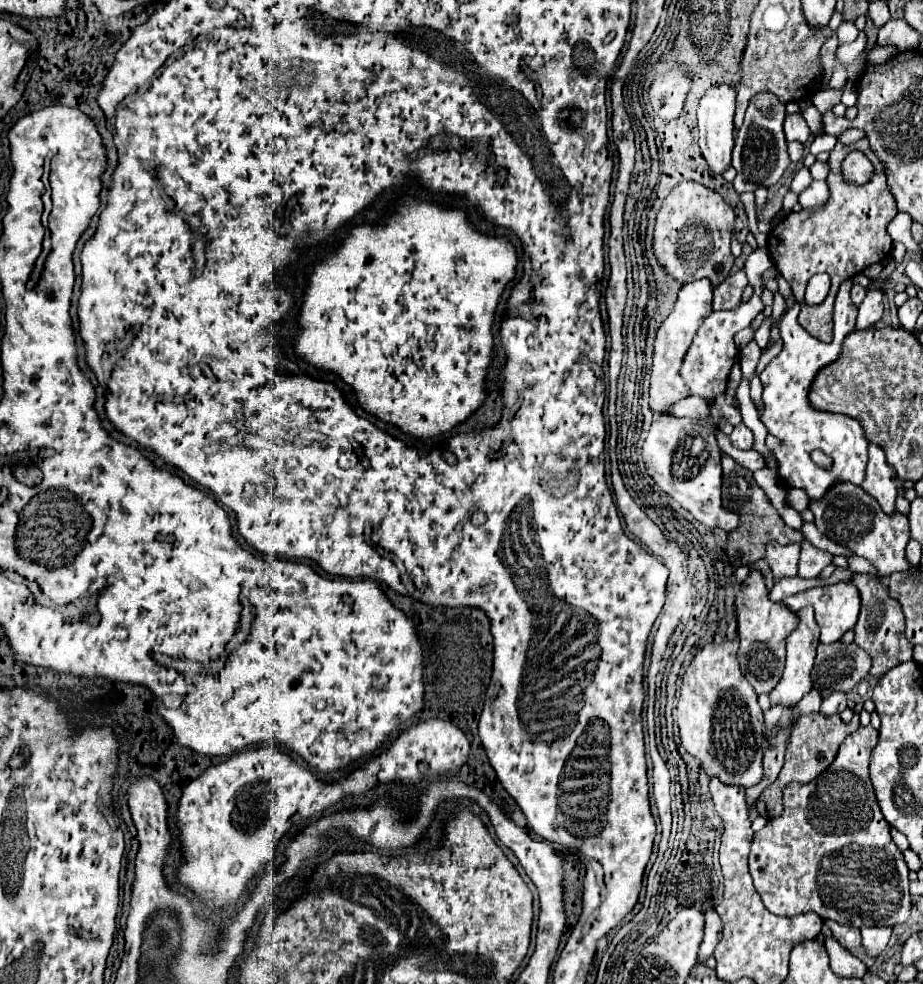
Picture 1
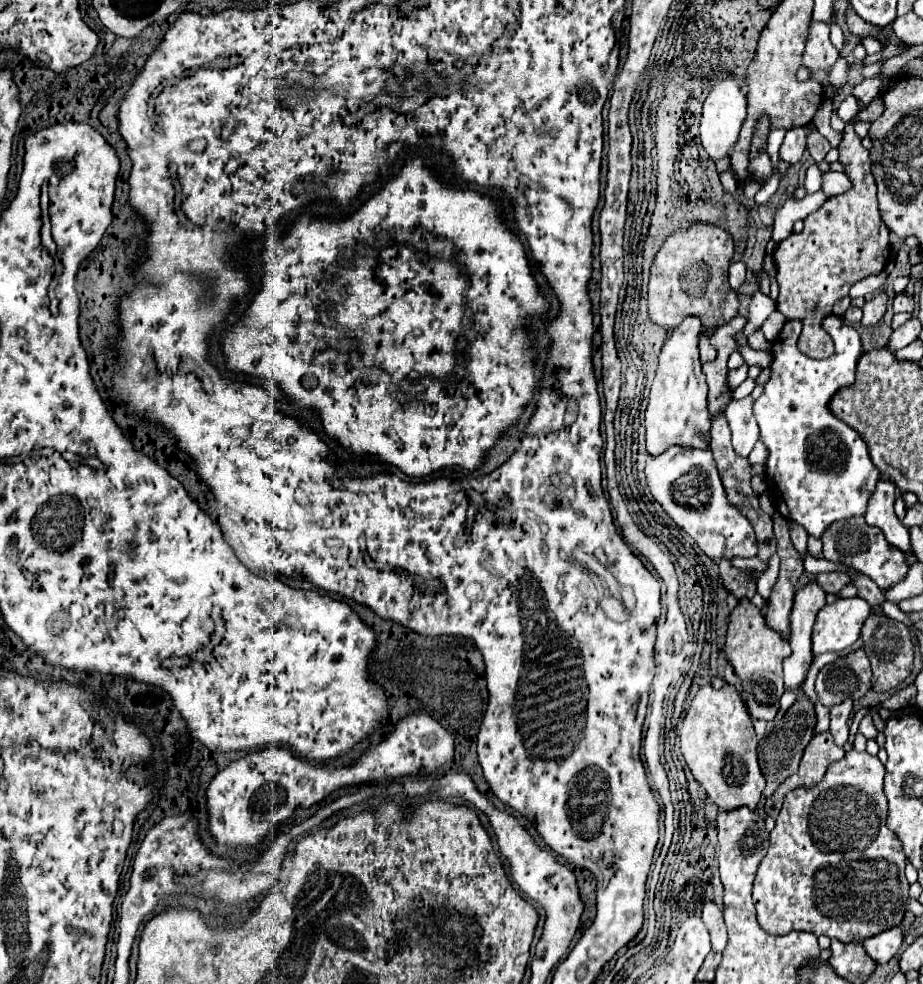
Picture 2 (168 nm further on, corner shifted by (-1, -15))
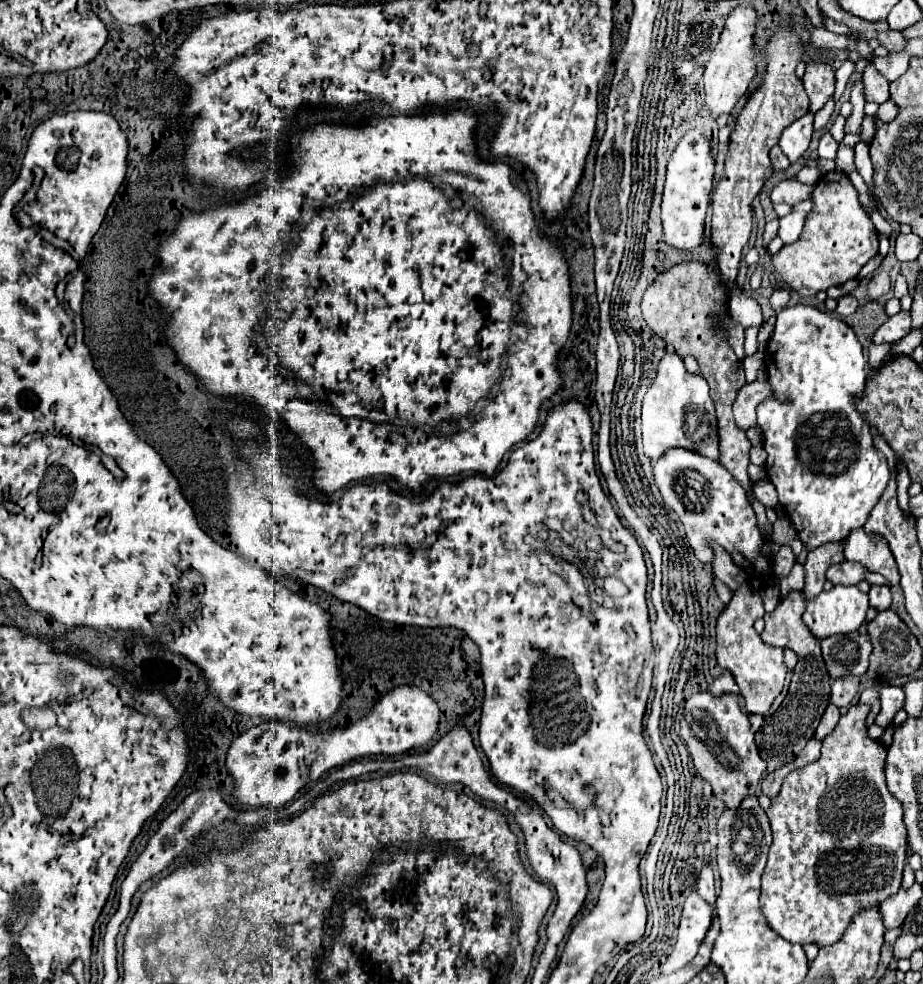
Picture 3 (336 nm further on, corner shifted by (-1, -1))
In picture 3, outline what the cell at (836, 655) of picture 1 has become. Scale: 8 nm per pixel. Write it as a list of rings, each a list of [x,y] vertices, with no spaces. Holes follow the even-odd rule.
[[[859,632],[829,636],[821,642],[821,648],[831,680],[843,676],[863,676],[873,650],[869,636]]]

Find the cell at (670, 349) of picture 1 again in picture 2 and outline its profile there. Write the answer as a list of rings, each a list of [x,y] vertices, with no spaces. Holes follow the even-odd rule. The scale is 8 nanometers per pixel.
[[[689,316],[675,328],[659,356],[657,376],[651,386],[649,404],[645,412],[645,428],[647,428],[647,452],[649,456],[659,456],[671,446],[689,446],[707,450],[709,444],[705,436],[711,428],[711,416],[707,410],[707,382],[701,372],[699,362],[699,328],[701,322],[695,316]]]

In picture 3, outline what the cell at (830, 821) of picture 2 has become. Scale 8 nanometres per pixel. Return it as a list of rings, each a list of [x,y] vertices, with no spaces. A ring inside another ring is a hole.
[[[849,706],[849,712],[841,716],[835,730],[825,736],[821,758],[793,770],[785,778],[781,794],[771,800],[771,808],[767,810],[773,844],[761,878],[759,904],[769,926],[789,942],[833,944],[843,936],[855,914],[885,902],[901,888],[907,850],[903,810],[901,802],[893,798],[885,786],[883,766],[887,748],[867,738],[865,716],[865,706]]]

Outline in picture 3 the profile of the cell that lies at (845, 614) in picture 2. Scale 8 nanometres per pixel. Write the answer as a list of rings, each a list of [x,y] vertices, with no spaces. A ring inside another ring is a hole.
[[[833,586],[829,592],[821,592],[811,602],[807,602],[803,622],[817,640],[823,640],[833,634],[855,632],[865,622],[867,608],[869,608],[869,598],[861,590],[857,590],[857,586]]]

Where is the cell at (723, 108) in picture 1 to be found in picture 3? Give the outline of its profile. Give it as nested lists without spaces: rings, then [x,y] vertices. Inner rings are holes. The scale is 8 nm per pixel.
[[[751,6],[735,8],[725,22],[721,40],[717,42],[715,50],[711,52],[703,82],[705,82],[705,104],[707,104],[713,120],[717,120],[721,114],[731,114],[735,104],[745,96],[747,86],[757,72],[757,58],[753,52],[755,24],[757,24],[757,18],[755,18],[755,10],[751,10]]]

